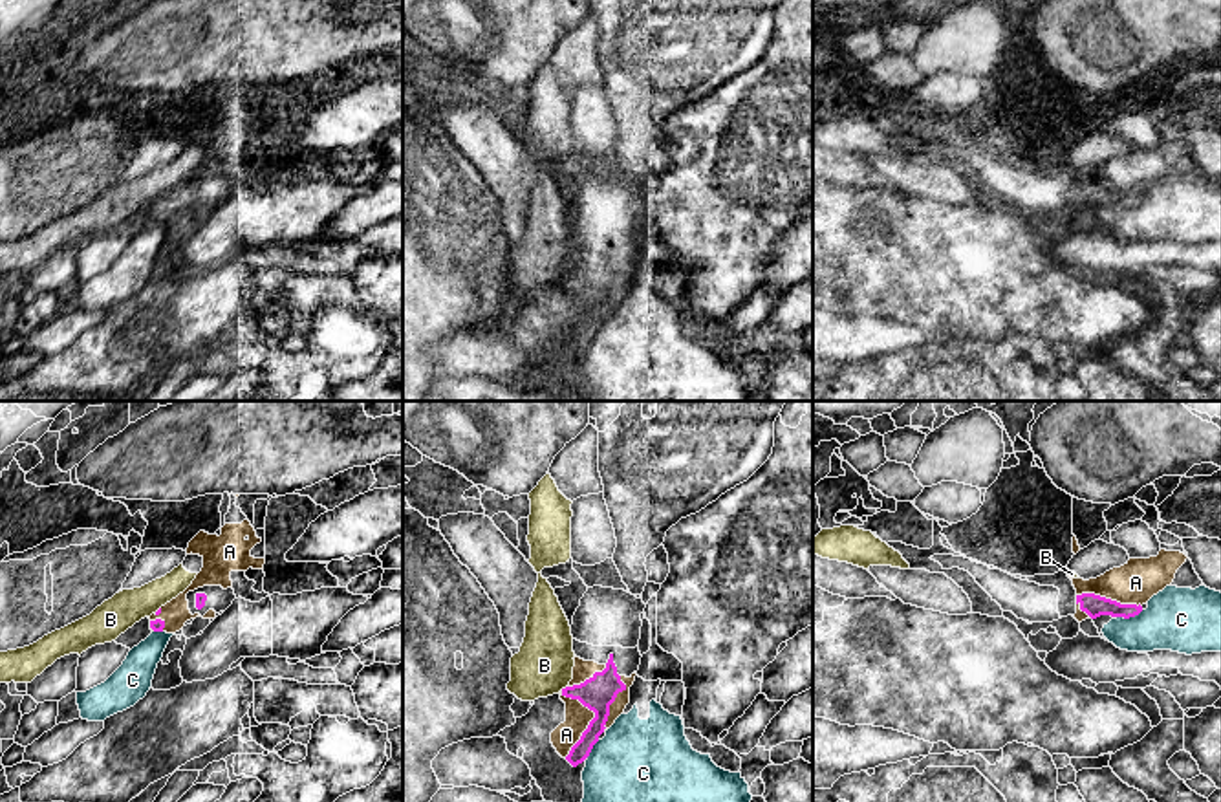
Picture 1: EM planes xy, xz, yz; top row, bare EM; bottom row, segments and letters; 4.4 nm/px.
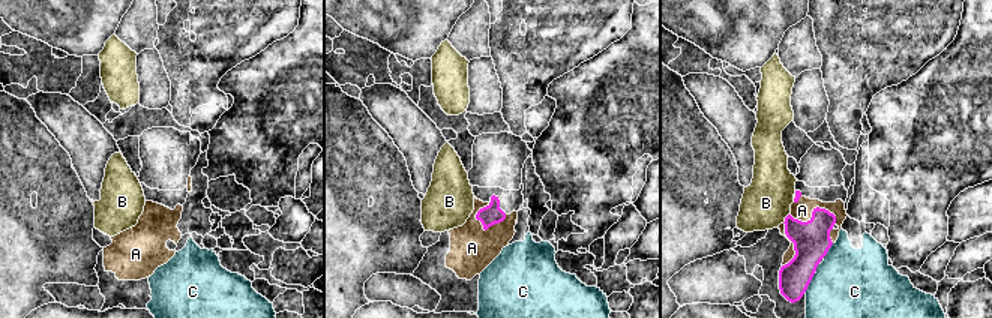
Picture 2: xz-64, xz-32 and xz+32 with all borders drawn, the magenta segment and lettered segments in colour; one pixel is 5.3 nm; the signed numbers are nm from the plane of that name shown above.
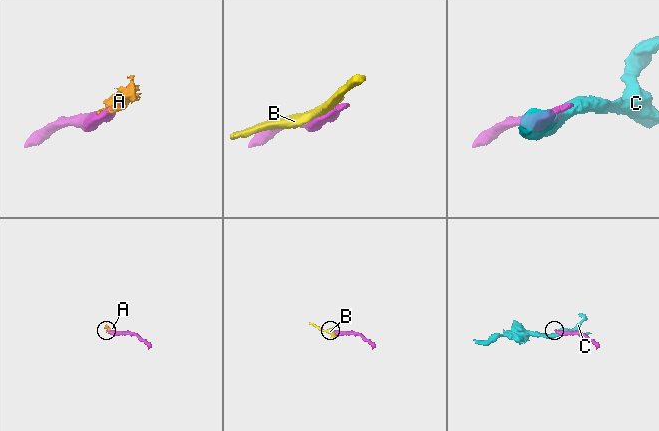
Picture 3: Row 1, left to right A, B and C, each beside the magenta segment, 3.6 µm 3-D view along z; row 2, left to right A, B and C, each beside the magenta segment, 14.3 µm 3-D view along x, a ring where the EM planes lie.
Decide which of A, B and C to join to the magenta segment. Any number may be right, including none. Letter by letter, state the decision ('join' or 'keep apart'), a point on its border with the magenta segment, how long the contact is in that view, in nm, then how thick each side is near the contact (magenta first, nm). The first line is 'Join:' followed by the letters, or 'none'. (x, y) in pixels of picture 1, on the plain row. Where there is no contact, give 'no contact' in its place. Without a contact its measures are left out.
Join: none
A: keep apart; contact xz (594, 308); length 280 nm; calibres 150 and 110 nm
B: keep apart; contact xz (562, 279); length 40 nm; calibres 150 and 260 nm
C: keep apart; contact yz (1130, 205); length 120 nm; calibres 100 and 280 nm

